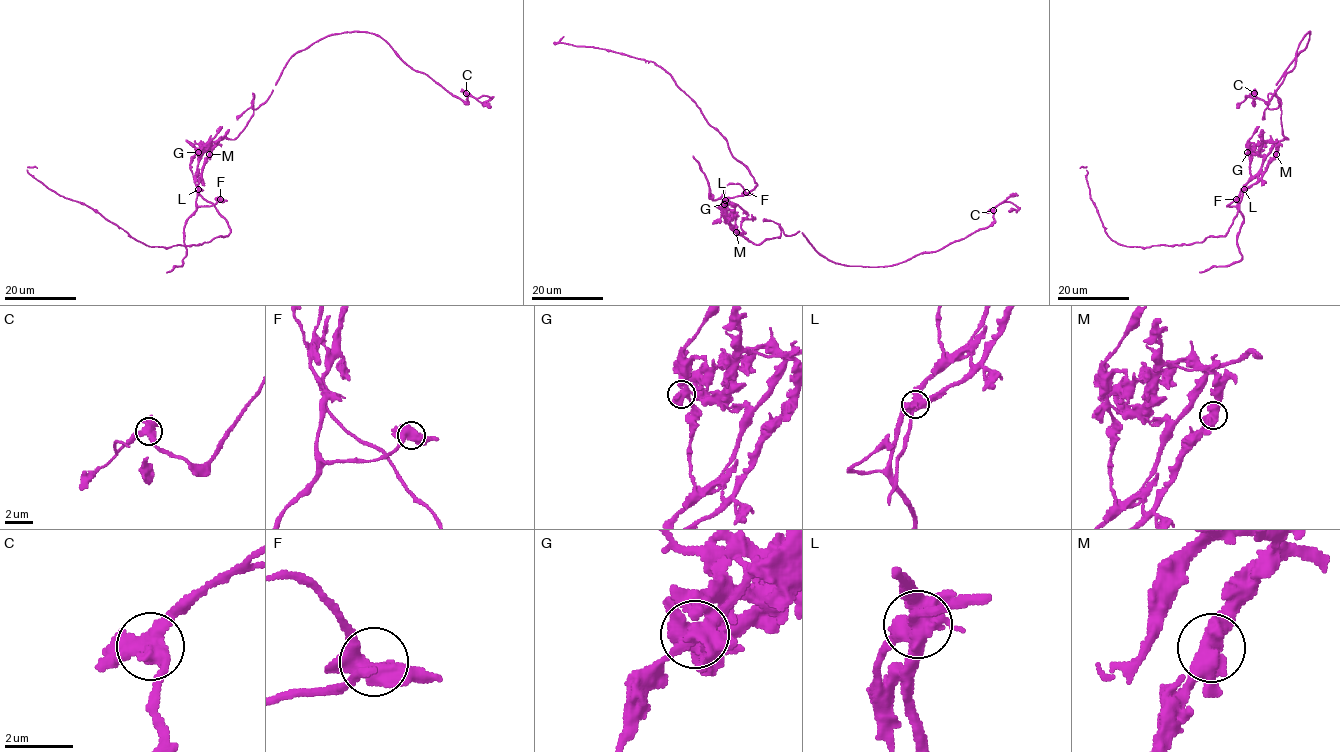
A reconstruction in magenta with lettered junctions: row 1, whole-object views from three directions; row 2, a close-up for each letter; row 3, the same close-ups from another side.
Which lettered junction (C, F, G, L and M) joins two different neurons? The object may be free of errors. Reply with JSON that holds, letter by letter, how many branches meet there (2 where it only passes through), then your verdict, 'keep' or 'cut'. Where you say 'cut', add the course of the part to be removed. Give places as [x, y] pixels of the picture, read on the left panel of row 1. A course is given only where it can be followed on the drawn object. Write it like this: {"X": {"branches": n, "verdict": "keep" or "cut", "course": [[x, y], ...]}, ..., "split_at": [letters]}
{"C": {"branches": 3, "verdict": "keep"}, "F": {"branches": 3, "verdict": "keep"}, "G": {"branches": 6, "verdict": "keep"}, "L": {"branches": 6, "verdict": "cut", "course": [[199, 189], [196, 210], [183, 230], [184, 257], [181, 265], [166, 272]]}, "M": {"branches": 3, "verdict": "keep"}, "split_at": ["L"]}

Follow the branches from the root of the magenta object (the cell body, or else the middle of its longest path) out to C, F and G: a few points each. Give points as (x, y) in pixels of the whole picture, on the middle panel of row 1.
C: (751, 242), (779, 238), (779, 224), (787, 235), (802, 232), (835, 263), (889, 266), (986, 228), (992, 210)
F: (751, 242), (729, 224), (722, 195), (730, 183), (738, 183), (746, 192)
G: (751, 242), (737, 229), (735, 216), (724, 204)

